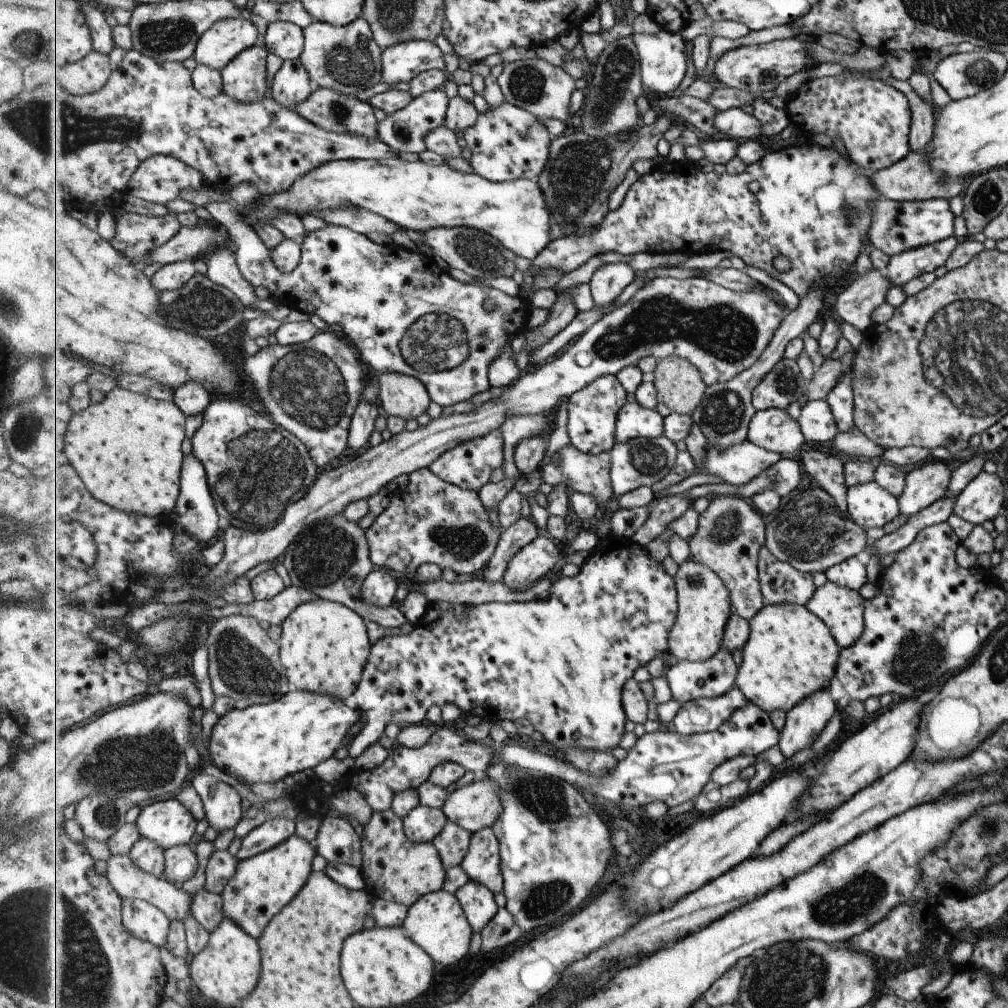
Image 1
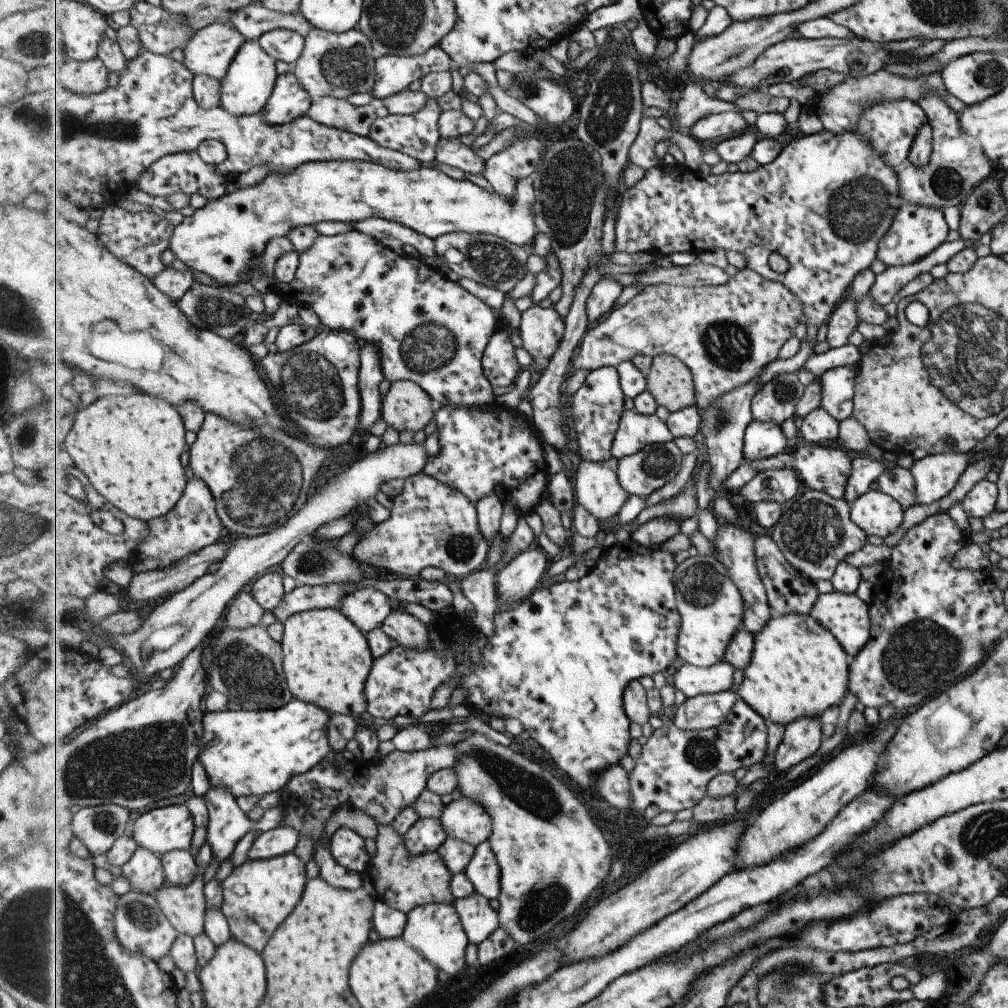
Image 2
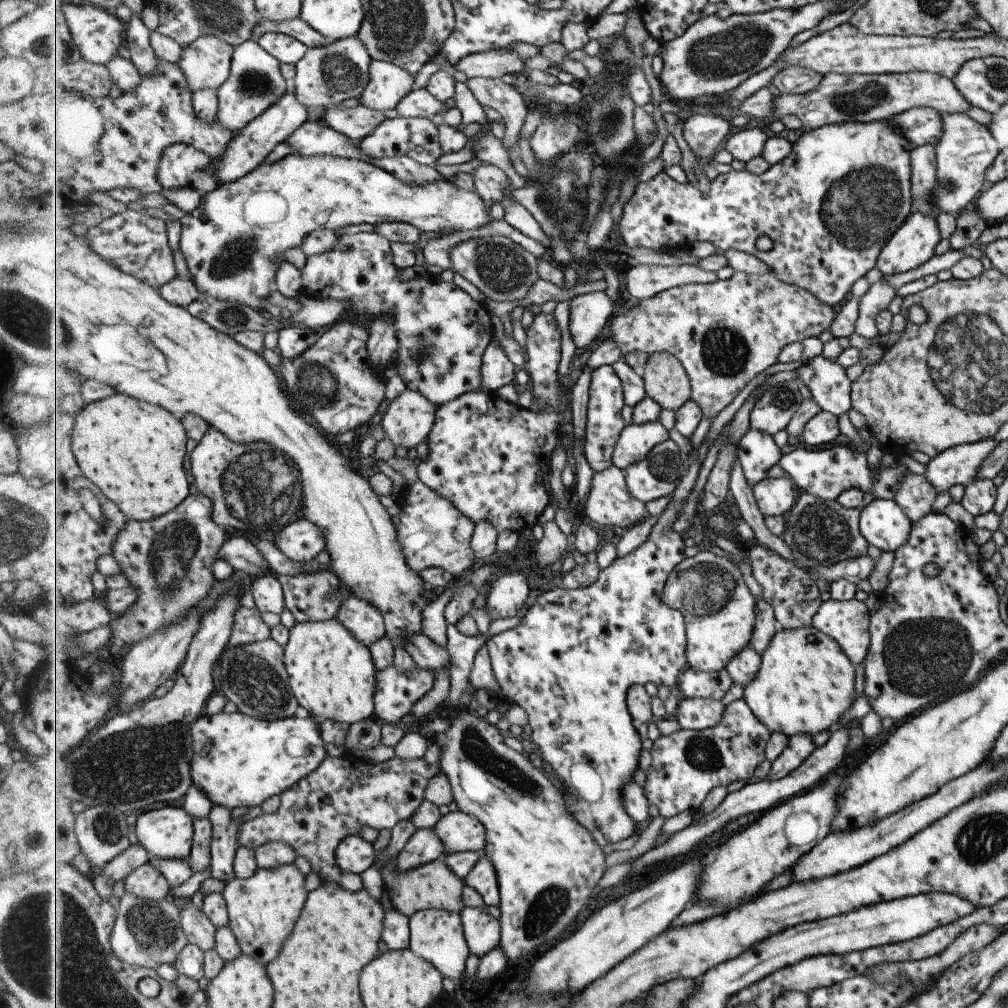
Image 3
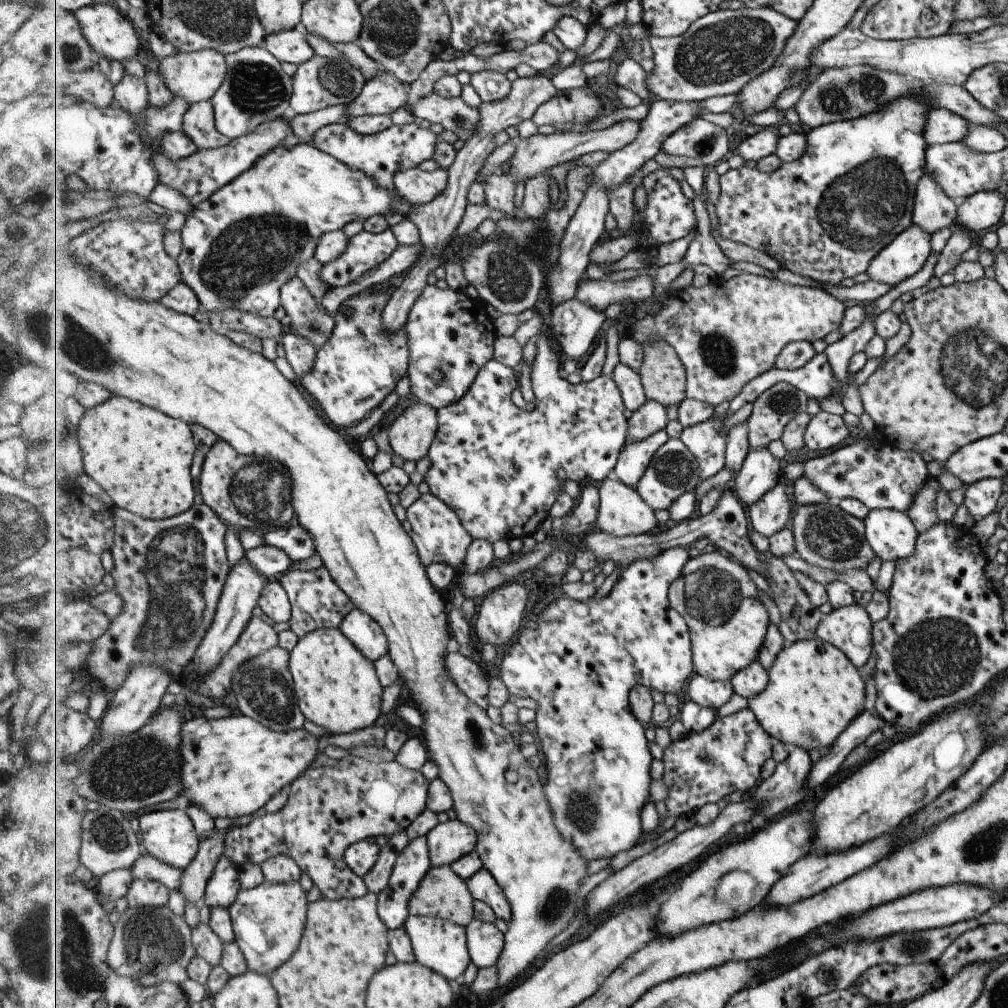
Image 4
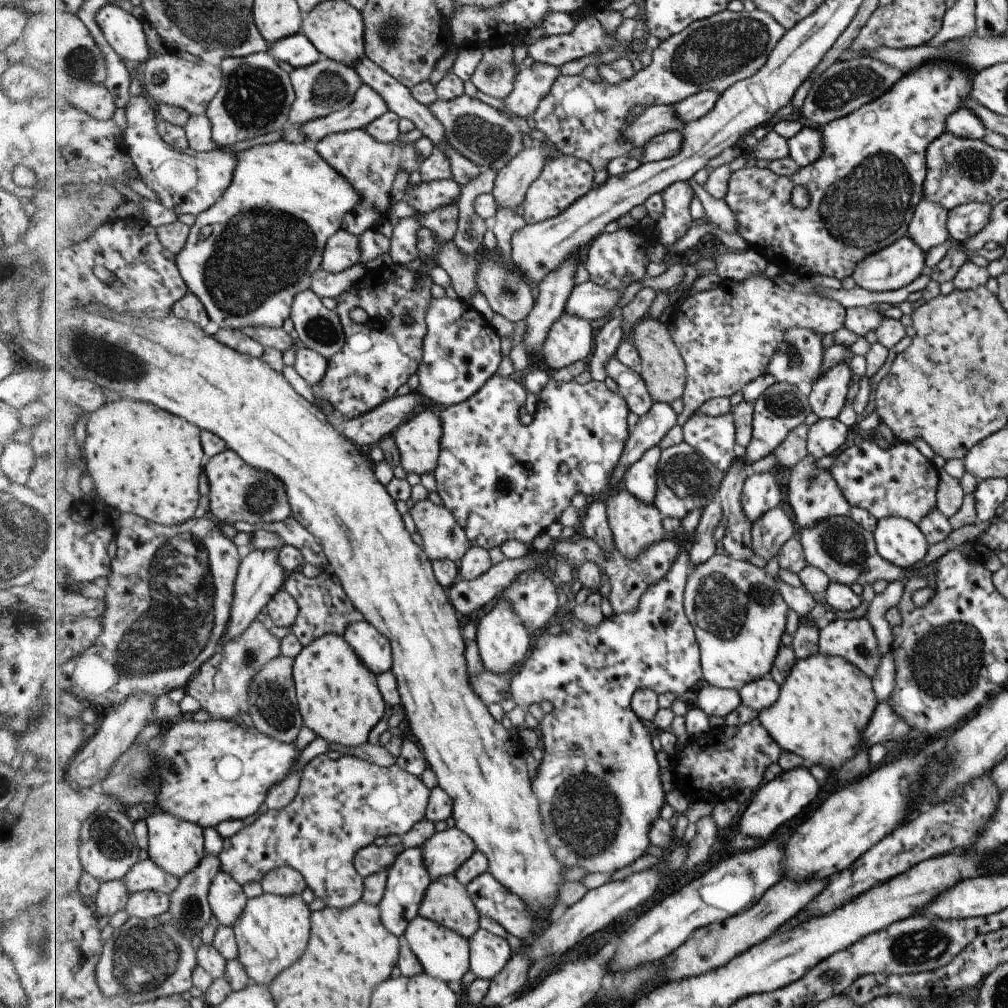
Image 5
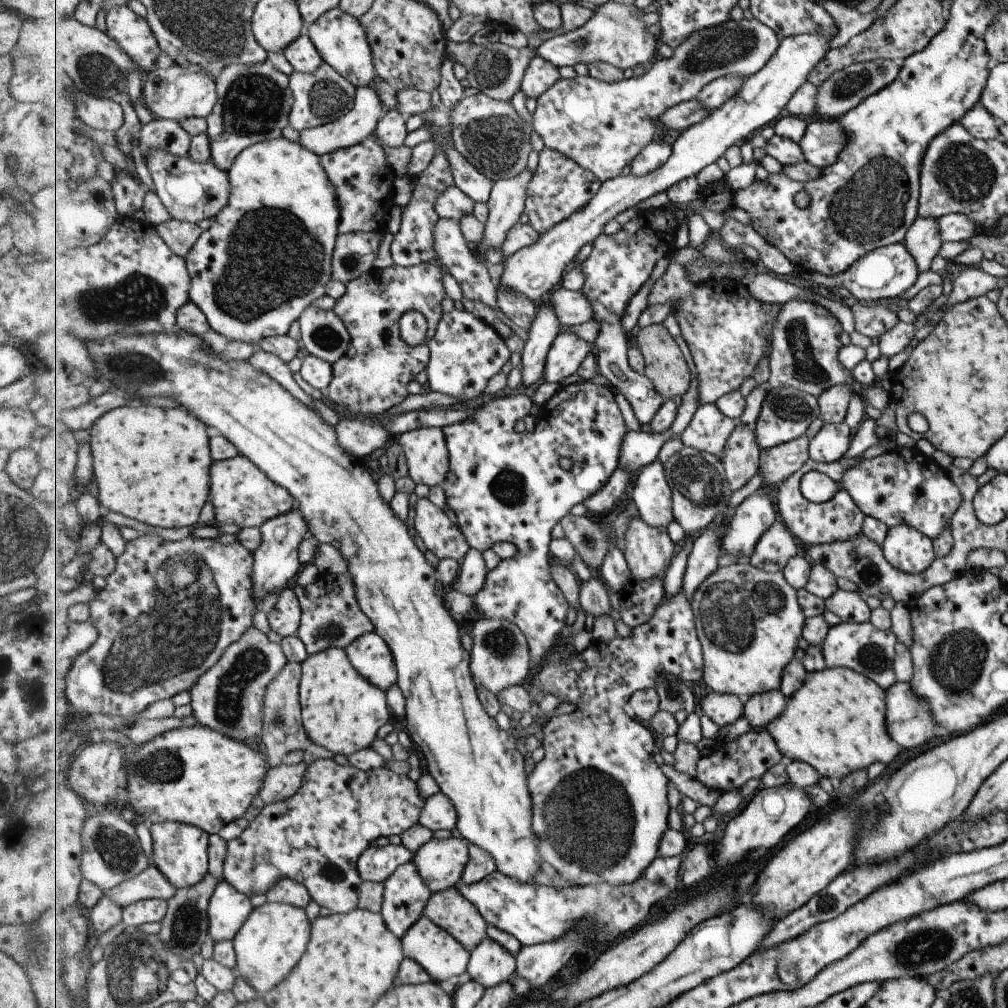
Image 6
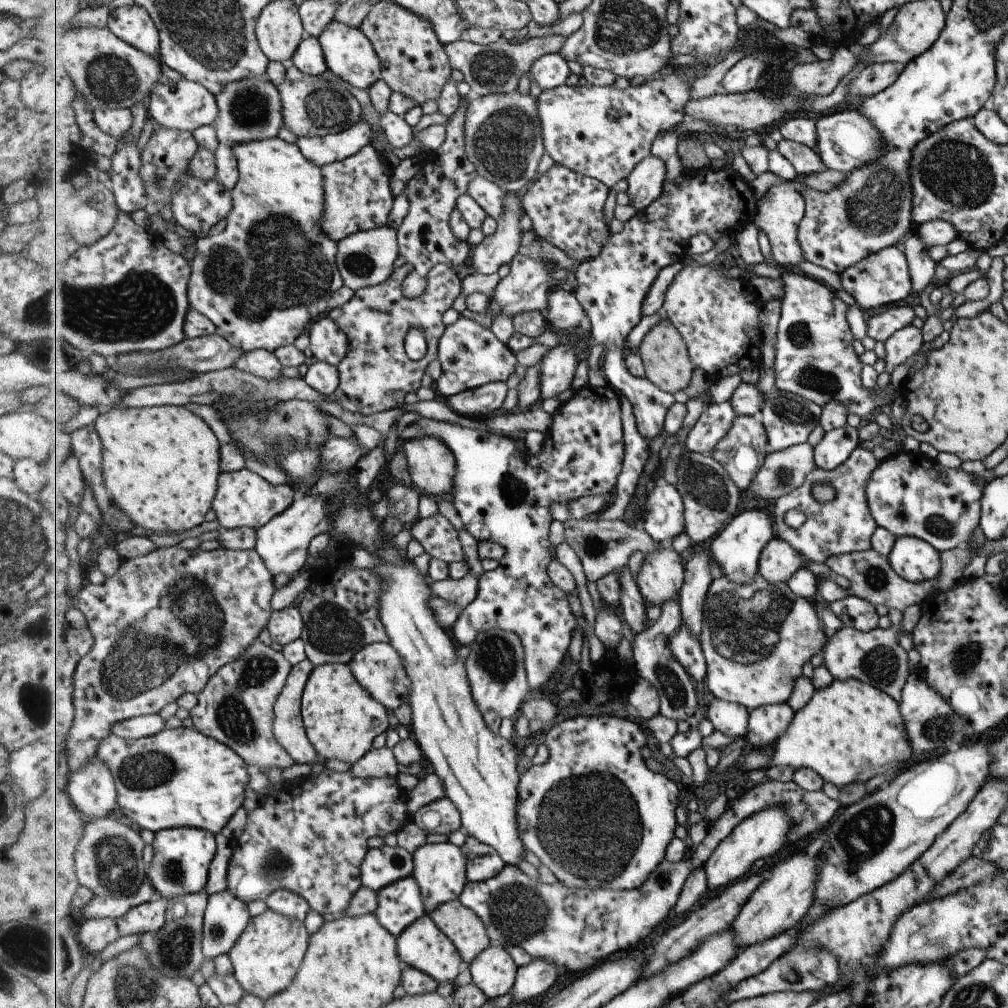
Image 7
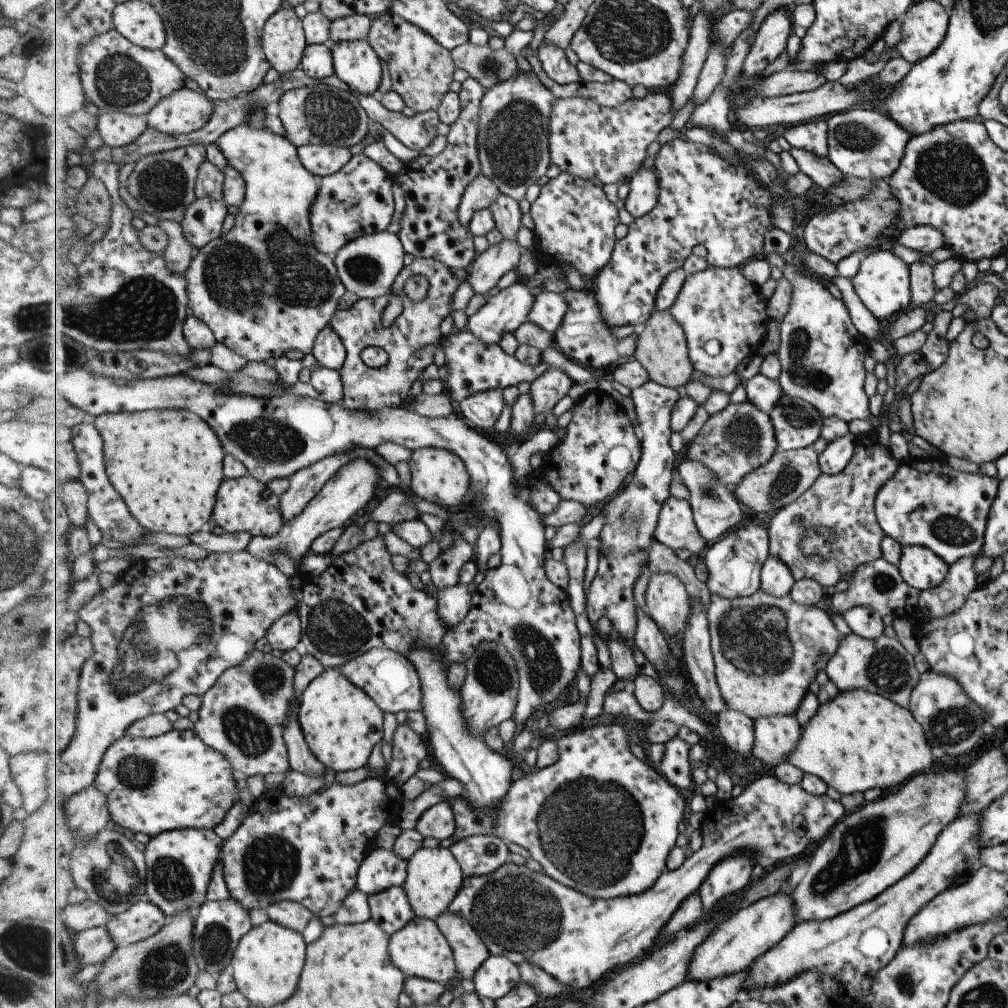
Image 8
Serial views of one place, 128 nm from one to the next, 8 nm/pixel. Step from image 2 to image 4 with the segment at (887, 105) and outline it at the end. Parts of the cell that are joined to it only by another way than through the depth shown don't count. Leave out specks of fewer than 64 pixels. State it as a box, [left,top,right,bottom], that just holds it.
[922,109,969,146]

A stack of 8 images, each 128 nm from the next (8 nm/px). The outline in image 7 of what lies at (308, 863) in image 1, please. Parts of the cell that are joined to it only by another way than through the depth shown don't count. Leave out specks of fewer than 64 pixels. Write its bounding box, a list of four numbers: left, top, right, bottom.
[228,909,310,1001]

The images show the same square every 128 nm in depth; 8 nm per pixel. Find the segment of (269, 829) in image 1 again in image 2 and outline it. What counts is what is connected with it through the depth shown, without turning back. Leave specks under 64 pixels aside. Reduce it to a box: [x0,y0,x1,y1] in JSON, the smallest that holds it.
[247,825,299,860]

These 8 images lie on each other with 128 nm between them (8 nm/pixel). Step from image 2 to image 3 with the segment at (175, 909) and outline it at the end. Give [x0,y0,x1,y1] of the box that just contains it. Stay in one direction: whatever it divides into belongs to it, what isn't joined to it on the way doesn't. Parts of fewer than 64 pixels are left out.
[180,899,216,952]

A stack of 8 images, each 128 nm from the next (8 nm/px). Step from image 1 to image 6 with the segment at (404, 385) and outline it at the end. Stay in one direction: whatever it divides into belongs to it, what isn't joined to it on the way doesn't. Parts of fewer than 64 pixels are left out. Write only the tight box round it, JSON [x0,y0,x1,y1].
[399,427,450,487]

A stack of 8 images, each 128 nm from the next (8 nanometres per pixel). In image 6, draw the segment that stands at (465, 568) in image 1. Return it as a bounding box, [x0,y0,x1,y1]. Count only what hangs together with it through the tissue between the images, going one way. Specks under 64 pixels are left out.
[412,497,472,564]

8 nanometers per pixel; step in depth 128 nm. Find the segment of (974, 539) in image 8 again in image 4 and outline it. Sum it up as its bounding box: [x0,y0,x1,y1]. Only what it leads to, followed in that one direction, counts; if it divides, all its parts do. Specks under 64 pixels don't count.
[802,437,929,511]

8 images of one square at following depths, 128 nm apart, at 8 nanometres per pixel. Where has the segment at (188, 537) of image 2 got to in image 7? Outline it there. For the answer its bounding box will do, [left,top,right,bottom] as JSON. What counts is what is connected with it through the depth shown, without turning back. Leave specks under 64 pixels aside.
[57,545,275,773]

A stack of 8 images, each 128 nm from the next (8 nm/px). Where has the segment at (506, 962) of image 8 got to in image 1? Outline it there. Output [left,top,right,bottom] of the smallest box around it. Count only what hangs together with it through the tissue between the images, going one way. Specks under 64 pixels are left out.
[455,880,500,933]

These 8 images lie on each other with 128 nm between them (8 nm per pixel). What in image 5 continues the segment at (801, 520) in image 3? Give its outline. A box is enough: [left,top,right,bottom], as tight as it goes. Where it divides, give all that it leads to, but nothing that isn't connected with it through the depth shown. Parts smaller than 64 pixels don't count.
[800,515,935,586]

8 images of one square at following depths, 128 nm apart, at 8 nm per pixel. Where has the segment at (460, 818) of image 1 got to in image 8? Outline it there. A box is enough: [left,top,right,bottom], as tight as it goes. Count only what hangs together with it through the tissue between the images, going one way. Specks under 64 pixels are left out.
[404,846,467,921]

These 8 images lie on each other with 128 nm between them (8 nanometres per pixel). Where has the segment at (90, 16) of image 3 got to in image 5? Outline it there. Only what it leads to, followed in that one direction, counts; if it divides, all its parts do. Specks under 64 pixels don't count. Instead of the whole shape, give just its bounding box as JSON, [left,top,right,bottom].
[96,3,153,65]

